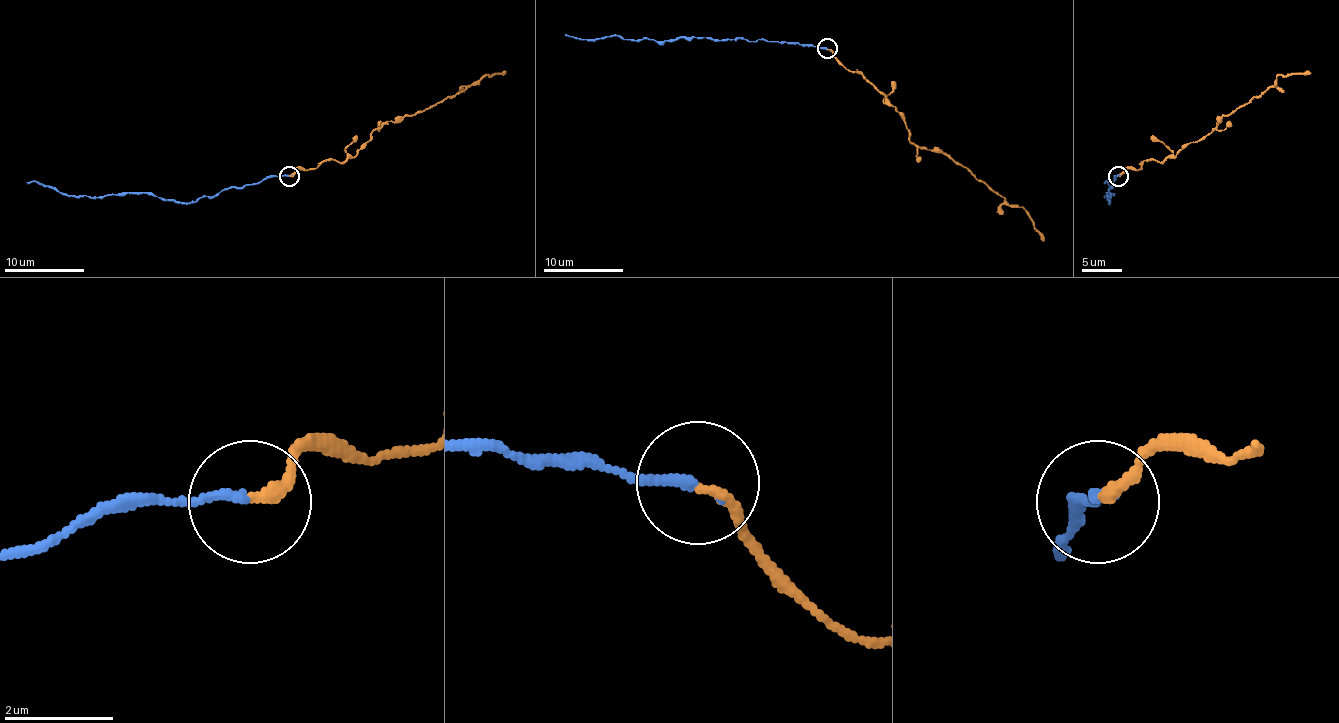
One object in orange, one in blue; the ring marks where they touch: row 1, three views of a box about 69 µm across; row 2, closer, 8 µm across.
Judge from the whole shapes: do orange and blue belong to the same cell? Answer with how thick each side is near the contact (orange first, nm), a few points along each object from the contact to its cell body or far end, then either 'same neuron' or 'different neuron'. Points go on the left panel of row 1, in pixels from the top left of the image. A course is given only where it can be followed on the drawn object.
200/170 nm | orange via (289, 176), (297, 168), (309, 170), (327, 160), (353, 158), (375, 129), (454, 97), (484, 75), (506, 71) | blue via (289, 176), (263, 178), (195, 202), (161, 200), (143, 192), (66, 196), (26, 182) | same neuron

